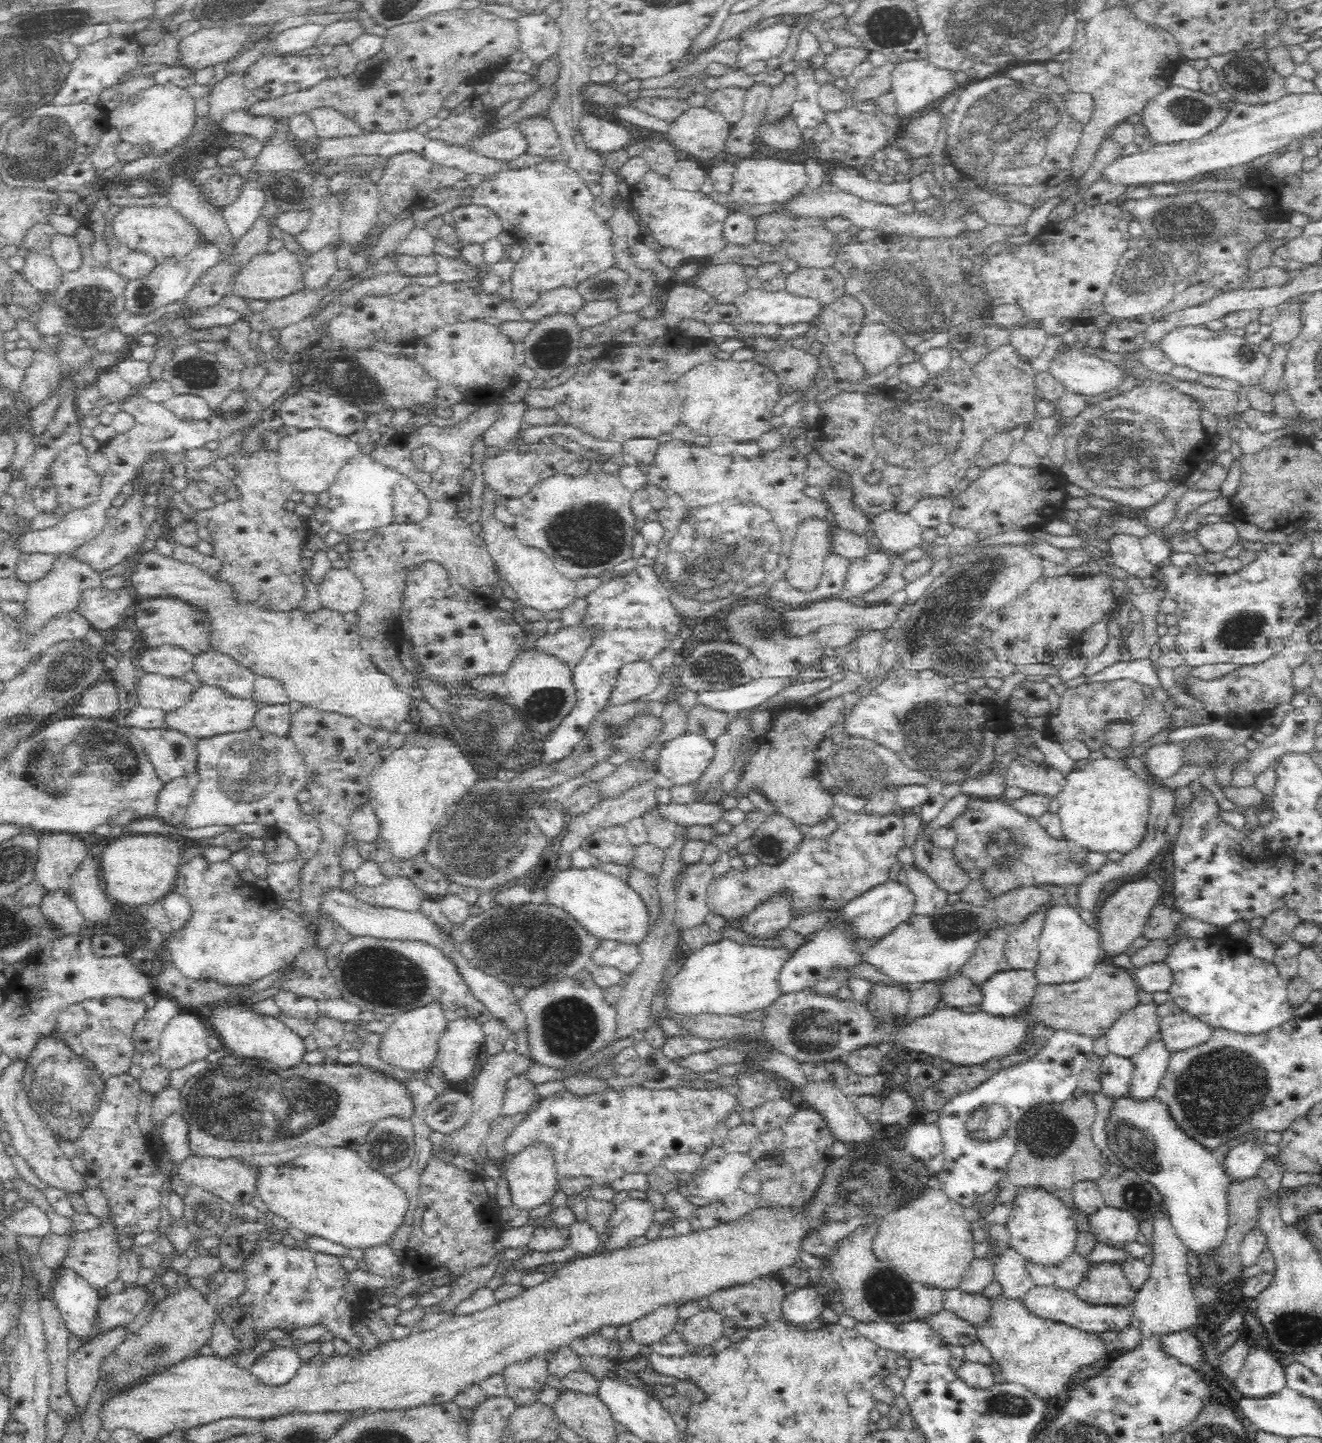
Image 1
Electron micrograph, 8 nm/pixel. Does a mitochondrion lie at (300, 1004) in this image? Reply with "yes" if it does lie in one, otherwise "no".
no

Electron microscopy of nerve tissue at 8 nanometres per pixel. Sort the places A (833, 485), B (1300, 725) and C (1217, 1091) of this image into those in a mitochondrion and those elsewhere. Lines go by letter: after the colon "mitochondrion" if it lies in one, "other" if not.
A: mitochondrion
B: other
C: mitochondrion

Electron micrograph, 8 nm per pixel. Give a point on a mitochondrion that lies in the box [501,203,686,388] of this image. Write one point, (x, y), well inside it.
(549, 348)

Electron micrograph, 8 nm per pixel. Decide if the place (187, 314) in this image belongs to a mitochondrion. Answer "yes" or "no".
no

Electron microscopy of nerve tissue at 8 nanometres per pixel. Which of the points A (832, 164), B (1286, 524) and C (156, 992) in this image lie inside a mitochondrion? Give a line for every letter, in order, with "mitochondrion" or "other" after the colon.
A: other
B: other
C: other

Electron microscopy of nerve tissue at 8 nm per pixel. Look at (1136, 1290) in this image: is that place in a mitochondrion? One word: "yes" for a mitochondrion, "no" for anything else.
no

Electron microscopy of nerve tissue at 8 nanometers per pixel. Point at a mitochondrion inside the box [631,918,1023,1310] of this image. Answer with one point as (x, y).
(873, 1168)

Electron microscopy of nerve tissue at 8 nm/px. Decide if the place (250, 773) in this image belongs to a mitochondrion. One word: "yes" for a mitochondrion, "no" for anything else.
yes

